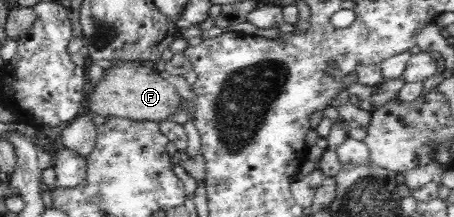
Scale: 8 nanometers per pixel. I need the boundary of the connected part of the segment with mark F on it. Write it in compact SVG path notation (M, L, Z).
M118 61L117 65L106 70L102 81L94 86L88 102L90 113L94 115L159 123L174 115L183 103L183 98L177 88L158 71L152 70L152 67L146 67L140 62Z

